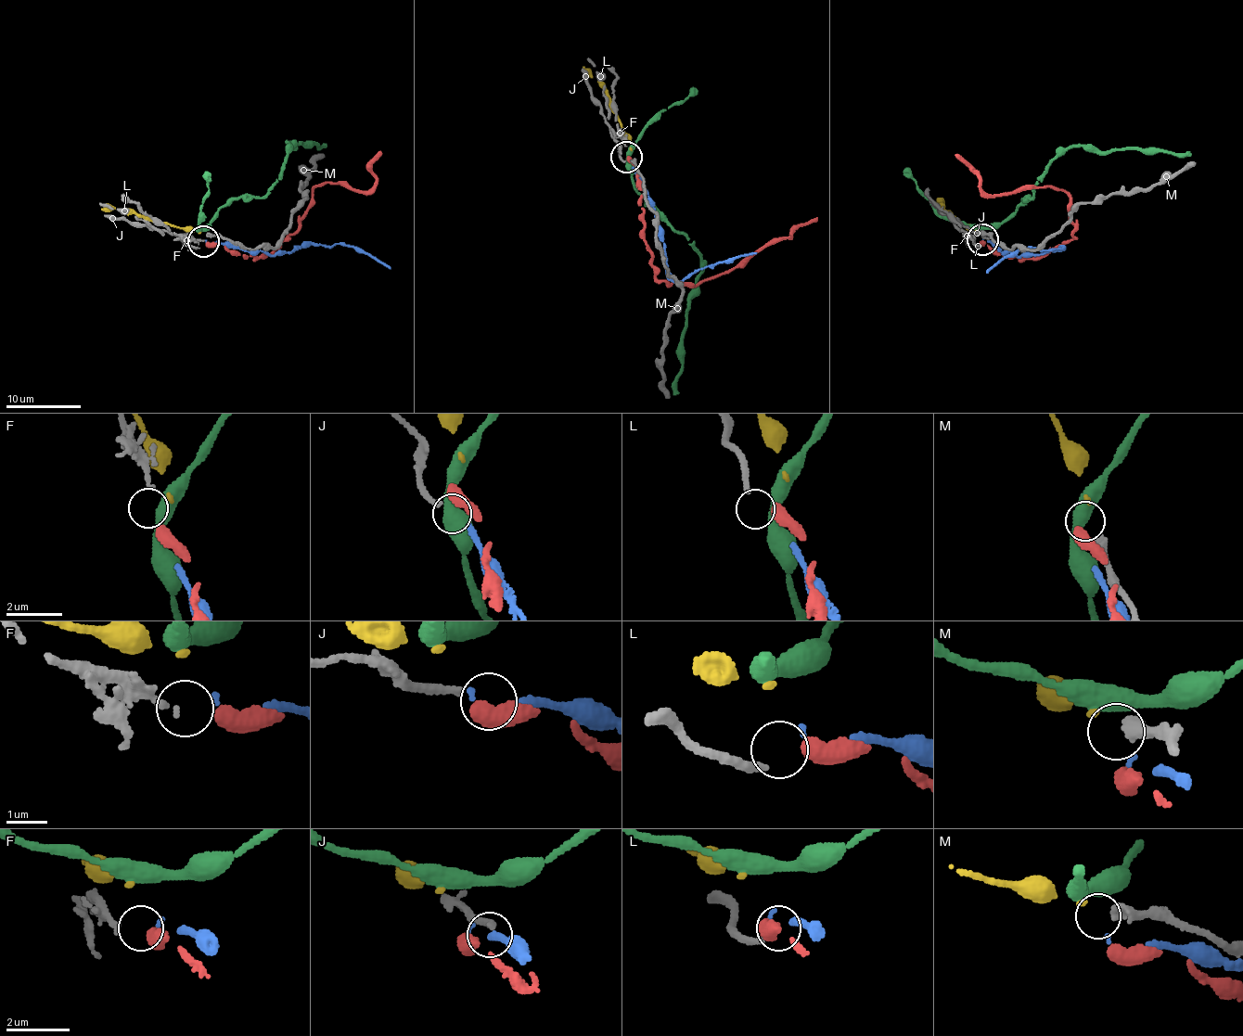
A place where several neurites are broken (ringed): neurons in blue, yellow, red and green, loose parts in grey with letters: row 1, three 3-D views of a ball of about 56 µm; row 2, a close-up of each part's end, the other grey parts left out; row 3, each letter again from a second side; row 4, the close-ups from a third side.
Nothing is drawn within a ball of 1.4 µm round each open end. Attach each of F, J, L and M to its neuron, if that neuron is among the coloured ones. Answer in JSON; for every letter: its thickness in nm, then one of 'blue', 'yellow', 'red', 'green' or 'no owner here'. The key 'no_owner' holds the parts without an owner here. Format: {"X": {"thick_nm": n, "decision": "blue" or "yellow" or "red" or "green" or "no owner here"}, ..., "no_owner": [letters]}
{"F": {"thick_nm": 180, "decision": "red"}, "J": {"thick_nm": 190, "decision": "no owner here"}, "L": {"thick_nm": 180, "decision": "no owner here"}, "M": {"thick_nm": 320, "decision": "yellow"}, "no_owner": ["J", "L"]}

